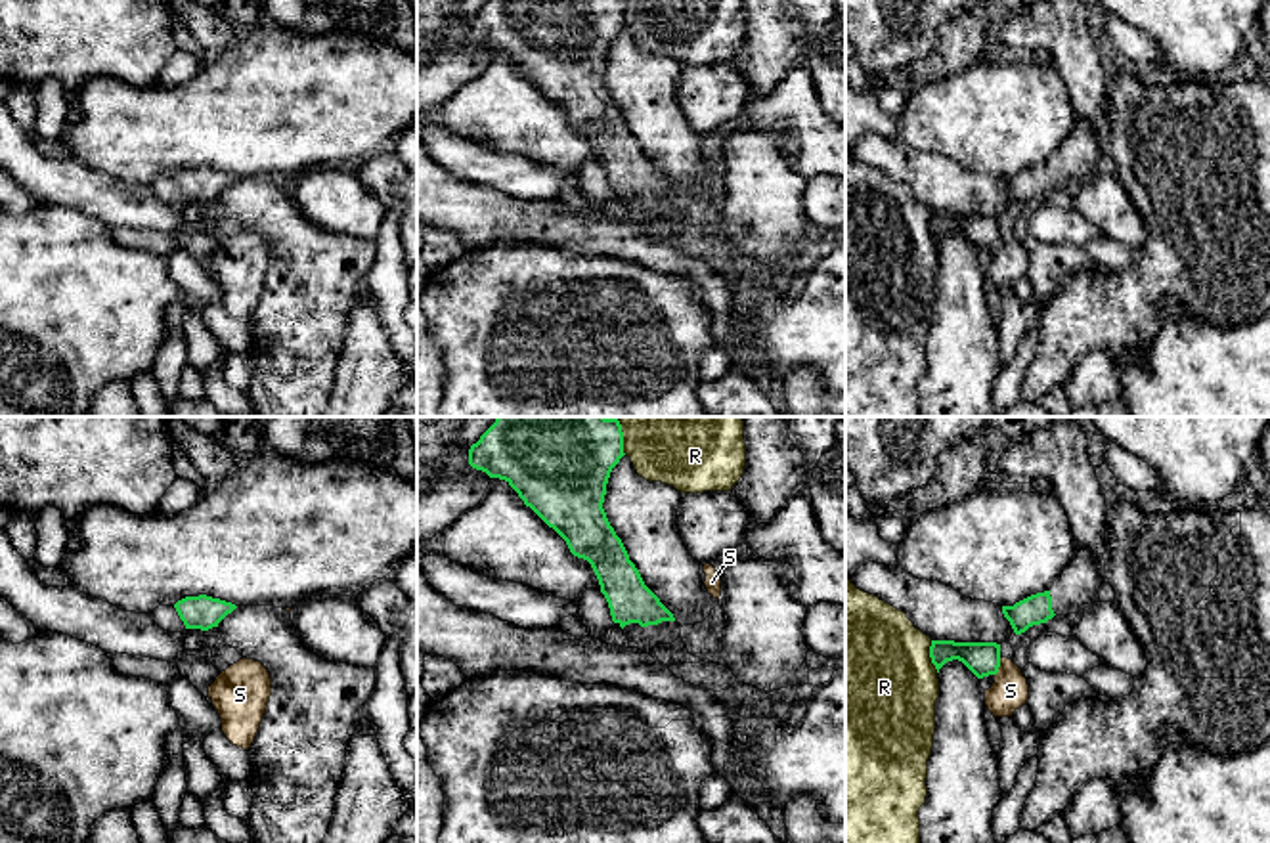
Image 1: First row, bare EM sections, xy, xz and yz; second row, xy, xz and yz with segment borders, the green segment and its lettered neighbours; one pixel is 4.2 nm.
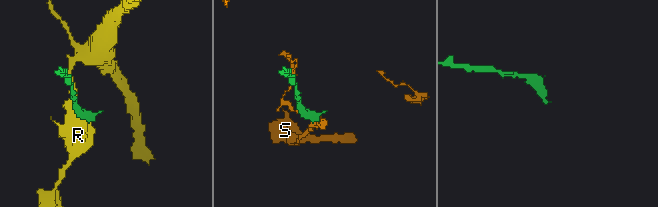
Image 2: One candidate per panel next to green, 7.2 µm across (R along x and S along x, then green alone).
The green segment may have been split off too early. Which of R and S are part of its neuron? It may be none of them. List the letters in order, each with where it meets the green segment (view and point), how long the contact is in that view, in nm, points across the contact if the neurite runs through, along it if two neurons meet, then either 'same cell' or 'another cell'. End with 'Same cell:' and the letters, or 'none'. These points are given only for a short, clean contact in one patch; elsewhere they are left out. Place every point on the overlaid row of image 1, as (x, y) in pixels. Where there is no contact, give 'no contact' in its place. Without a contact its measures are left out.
R: contact yz (930, 656); length 140 nm; another cell
S: contact yz (999, 666); length 80 nm; border yz (1001, 658), (995, 675); another cell
Same cell: none

